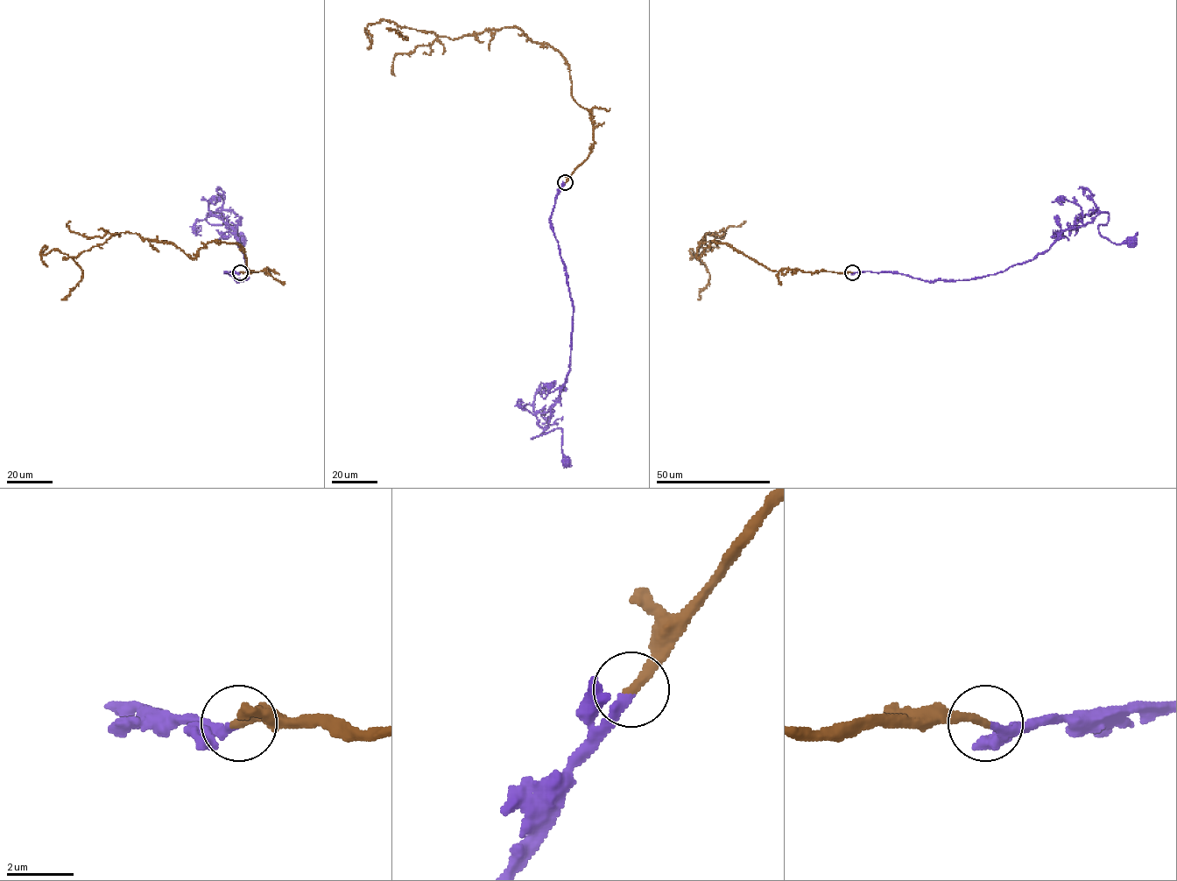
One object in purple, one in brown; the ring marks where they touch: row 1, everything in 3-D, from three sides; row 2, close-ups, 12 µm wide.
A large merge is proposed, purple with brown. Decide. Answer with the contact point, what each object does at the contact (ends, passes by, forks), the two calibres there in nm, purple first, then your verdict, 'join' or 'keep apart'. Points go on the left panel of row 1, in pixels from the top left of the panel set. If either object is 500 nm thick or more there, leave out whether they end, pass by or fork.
place (240, 272); purple ends; brown ends; calibres 260 and 280 nm; join

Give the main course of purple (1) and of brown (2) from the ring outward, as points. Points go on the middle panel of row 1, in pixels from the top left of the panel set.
1: (565, 182), (550, 221), (573, 306), (569, 373), (548, 426), (532, 439), (562, 429), (566, 461)
2: (565, 182), (592, 149), (593, 132), (559, 52), (517, 27), (450, 38), (384, 20), (366, 27), (368, 49)

